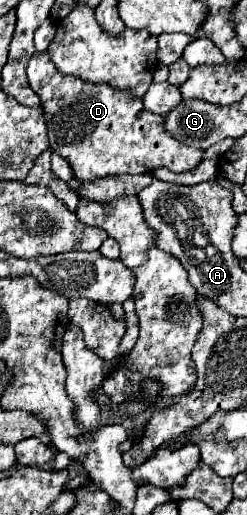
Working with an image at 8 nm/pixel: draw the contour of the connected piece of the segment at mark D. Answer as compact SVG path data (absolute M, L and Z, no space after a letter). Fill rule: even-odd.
M35 53L27 67L27 77L31 89L39 95L45 121L47 121L47 133L49 133L49 145L55 153L65 157L69 165L73 167L73 173L79 181L93 181L99 177L109 175L123 175L123 173L153 173L159 167L167 167L173 173L191 171L203 161L203 151L193 149L189 145L179 143L163 129L163 117L145 111L143 103L137 99L131 99L127 91L115 91L113 87L99 87L93 83L83 83L81 79L75 79L71 75L63 75L57 71L57 67L51 63L47 53Z

